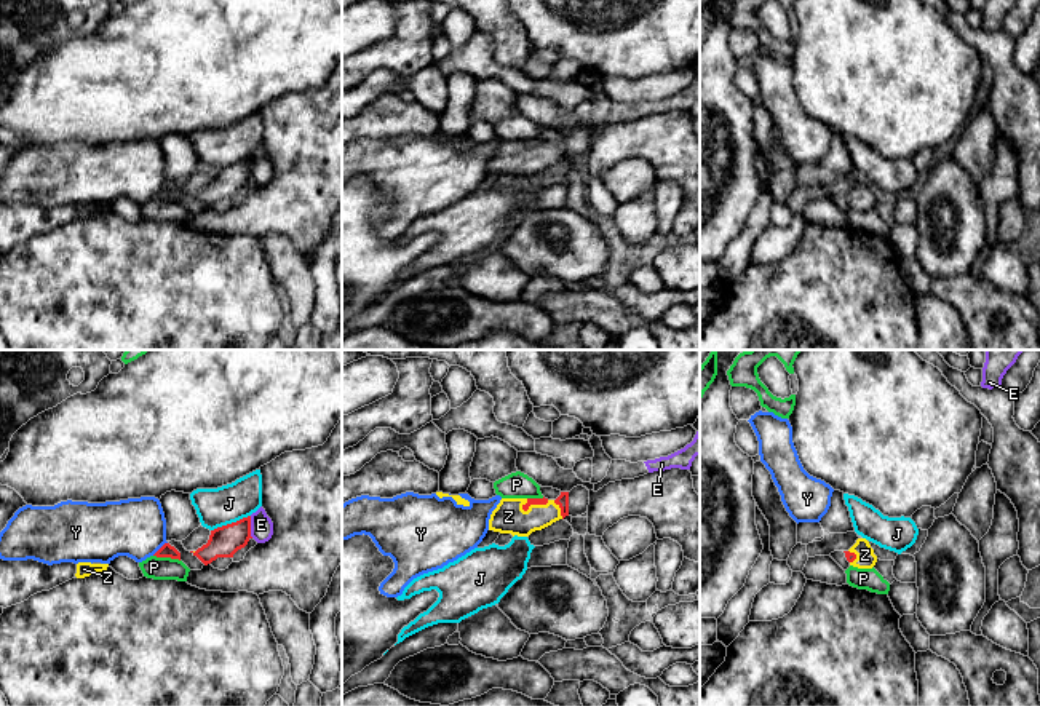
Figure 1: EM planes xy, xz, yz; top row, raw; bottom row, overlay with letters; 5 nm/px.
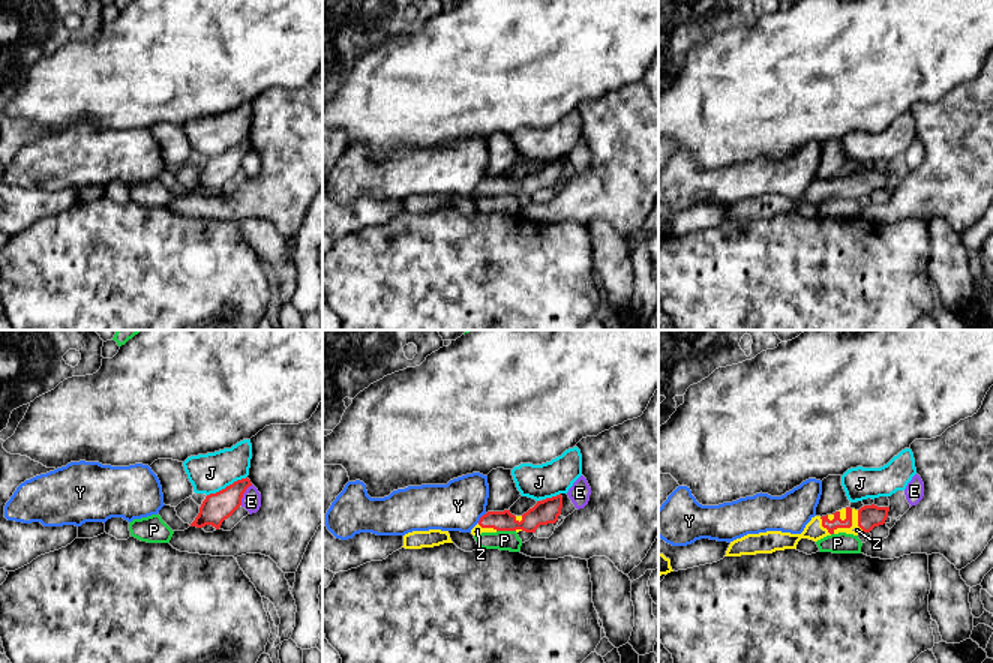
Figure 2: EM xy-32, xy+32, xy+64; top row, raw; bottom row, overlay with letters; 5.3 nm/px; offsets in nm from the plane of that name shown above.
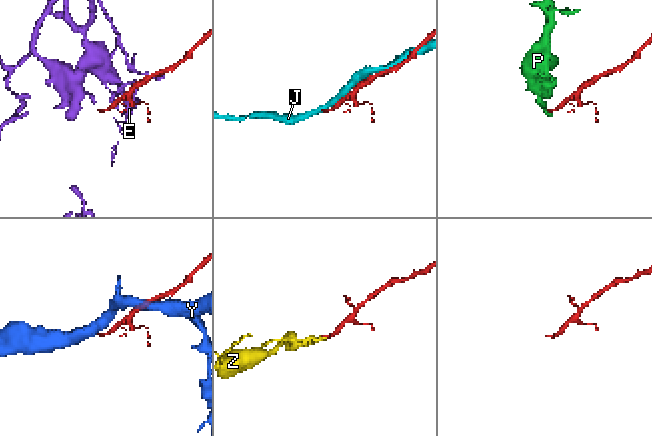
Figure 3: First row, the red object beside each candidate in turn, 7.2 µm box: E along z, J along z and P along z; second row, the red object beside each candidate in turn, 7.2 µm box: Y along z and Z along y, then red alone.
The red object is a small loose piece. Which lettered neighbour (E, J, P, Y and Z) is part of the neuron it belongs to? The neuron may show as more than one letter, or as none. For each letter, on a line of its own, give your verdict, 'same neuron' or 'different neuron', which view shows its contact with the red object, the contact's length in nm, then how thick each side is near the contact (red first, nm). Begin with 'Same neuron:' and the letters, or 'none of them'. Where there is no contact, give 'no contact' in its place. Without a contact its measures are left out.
Same neuron: Z
E: different neuron; meets red in xy; contact 110 nm long; 160 nm thick on the red side, 110 nm on the other
J: different neuron; meets red in xy; contact 220 nm long; 160 nm thick on the red side, 190 nm on the other
P: different neuron; meets red in xy; contact 140 nm long; 70 nm thick on the red side, 110 nm on the other
Y: different neuron; meets red in xy; contact 100 nm long; 70 nm thick on the red side, 300 nm on the other
Z: same neuron; meets red in xz; contact 150 nm long; 40 nm thick on the red side, 160 nm on the other

